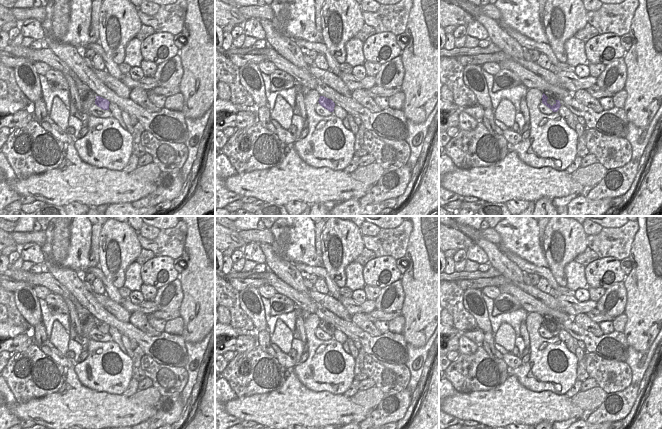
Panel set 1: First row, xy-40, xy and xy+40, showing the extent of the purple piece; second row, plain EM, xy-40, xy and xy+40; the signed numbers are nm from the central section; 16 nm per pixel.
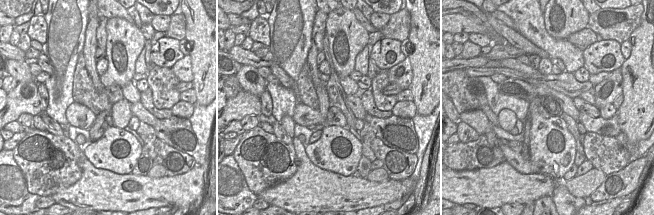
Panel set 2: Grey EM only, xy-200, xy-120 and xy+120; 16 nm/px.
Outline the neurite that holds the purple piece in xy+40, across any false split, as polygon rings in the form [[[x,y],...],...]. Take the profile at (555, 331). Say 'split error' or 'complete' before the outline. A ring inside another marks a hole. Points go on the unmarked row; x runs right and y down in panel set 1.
split error; [[[544,317],[542,319],[542,327],[550,332],[553,336],[557,336],[561,330],[559,324],[555,324],[552,321],[547,321]]]

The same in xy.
complete; [[[320,320],[318,326],[322,331],[327,333],[328,335],[330,335],[330,336],[334,335],[335,327],[331,323],[328,323],[324,320]]]

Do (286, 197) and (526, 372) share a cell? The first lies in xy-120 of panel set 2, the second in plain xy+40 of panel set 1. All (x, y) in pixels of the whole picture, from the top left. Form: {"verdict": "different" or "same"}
{"verdict": "different"}

